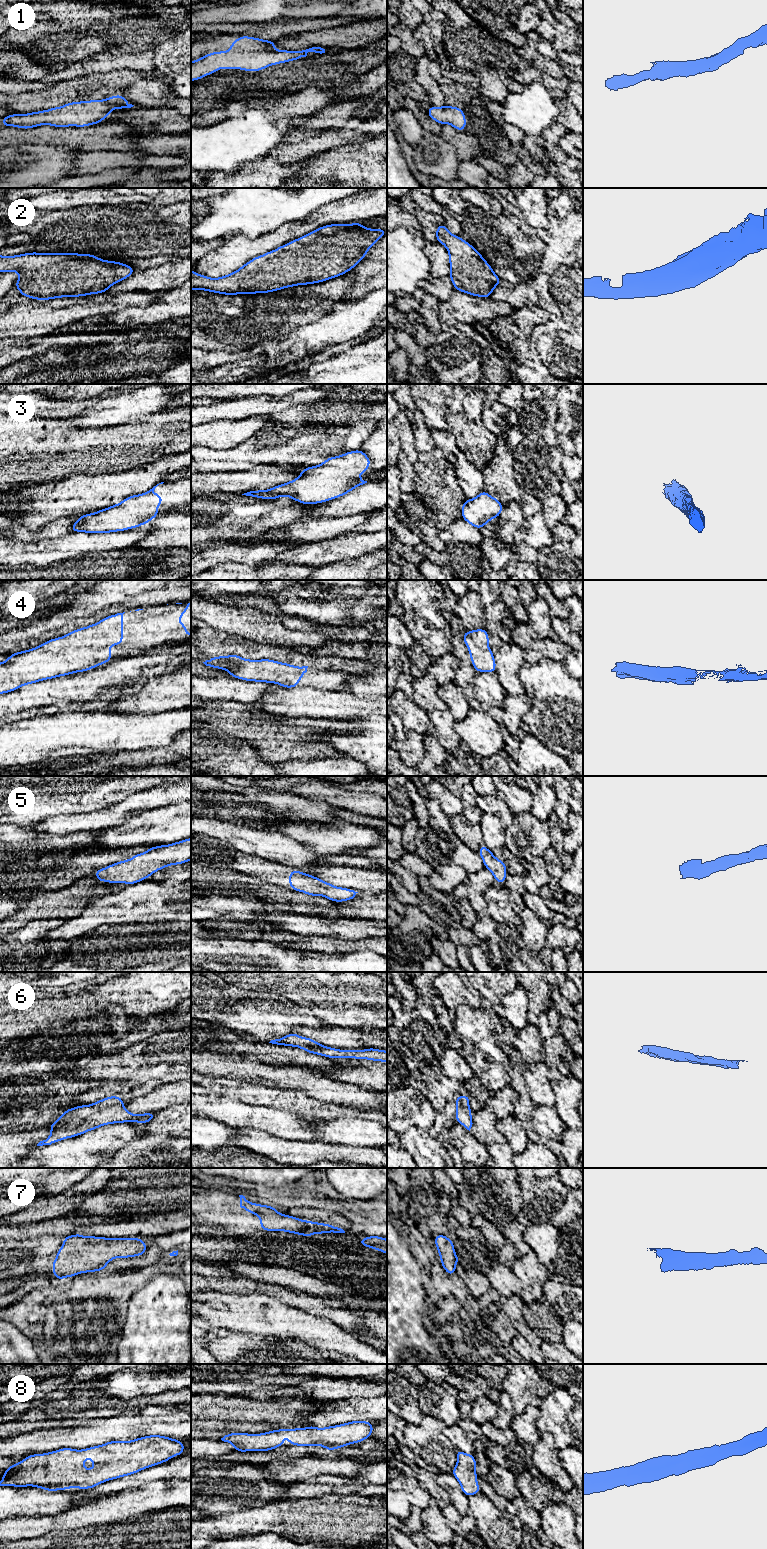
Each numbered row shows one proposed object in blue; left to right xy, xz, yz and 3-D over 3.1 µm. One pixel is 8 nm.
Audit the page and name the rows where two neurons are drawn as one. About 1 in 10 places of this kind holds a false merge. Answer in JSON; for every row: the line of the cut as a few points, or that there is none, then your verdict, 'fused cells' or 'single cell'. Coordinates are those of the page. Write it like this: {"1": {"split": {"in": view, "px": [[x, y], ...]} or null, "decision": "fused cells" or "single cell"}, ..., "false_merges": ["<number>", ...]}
{"1": {"split": null, "decision": "single cell"}, "2": {"split": null, "decision": "single cell"}, "3": {"split": null, "decision": "single cell"}, "4": {"split": null, "decision": "single cell"}, "5": {"split": null, "decision": "single cell"}, "6": {"split": null, "decision": "single cell"}, "7": {"split": null, "decision": "single cell"}, "8": {"split": null, "decision": "single cell"}, "false_merges": []}

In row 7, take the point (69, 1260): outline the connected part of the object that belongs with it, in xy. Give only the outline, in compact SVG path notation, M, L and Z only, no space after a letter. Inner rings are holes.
M82 1234L64 1236L52 1264L57 1280L74 1277L79 1273L105 1270L107 1263L115 1258L145 1255L146 1243L141 1238L106 1238Z

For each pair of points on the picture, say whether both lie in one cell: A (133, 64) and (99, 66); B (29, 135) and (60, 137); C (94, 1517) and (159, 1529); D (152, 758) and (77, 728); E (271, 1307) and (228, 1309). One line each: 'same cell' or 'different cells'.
A: same cell
B: same cell
C: different cells
D: different cells
E: same cell

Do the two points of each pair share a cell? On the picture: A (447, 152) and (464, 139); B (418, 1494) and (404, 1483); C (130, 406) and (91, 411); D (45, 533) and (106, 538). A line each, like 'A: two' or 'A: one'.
A: two
B: one
C: one
D: two

